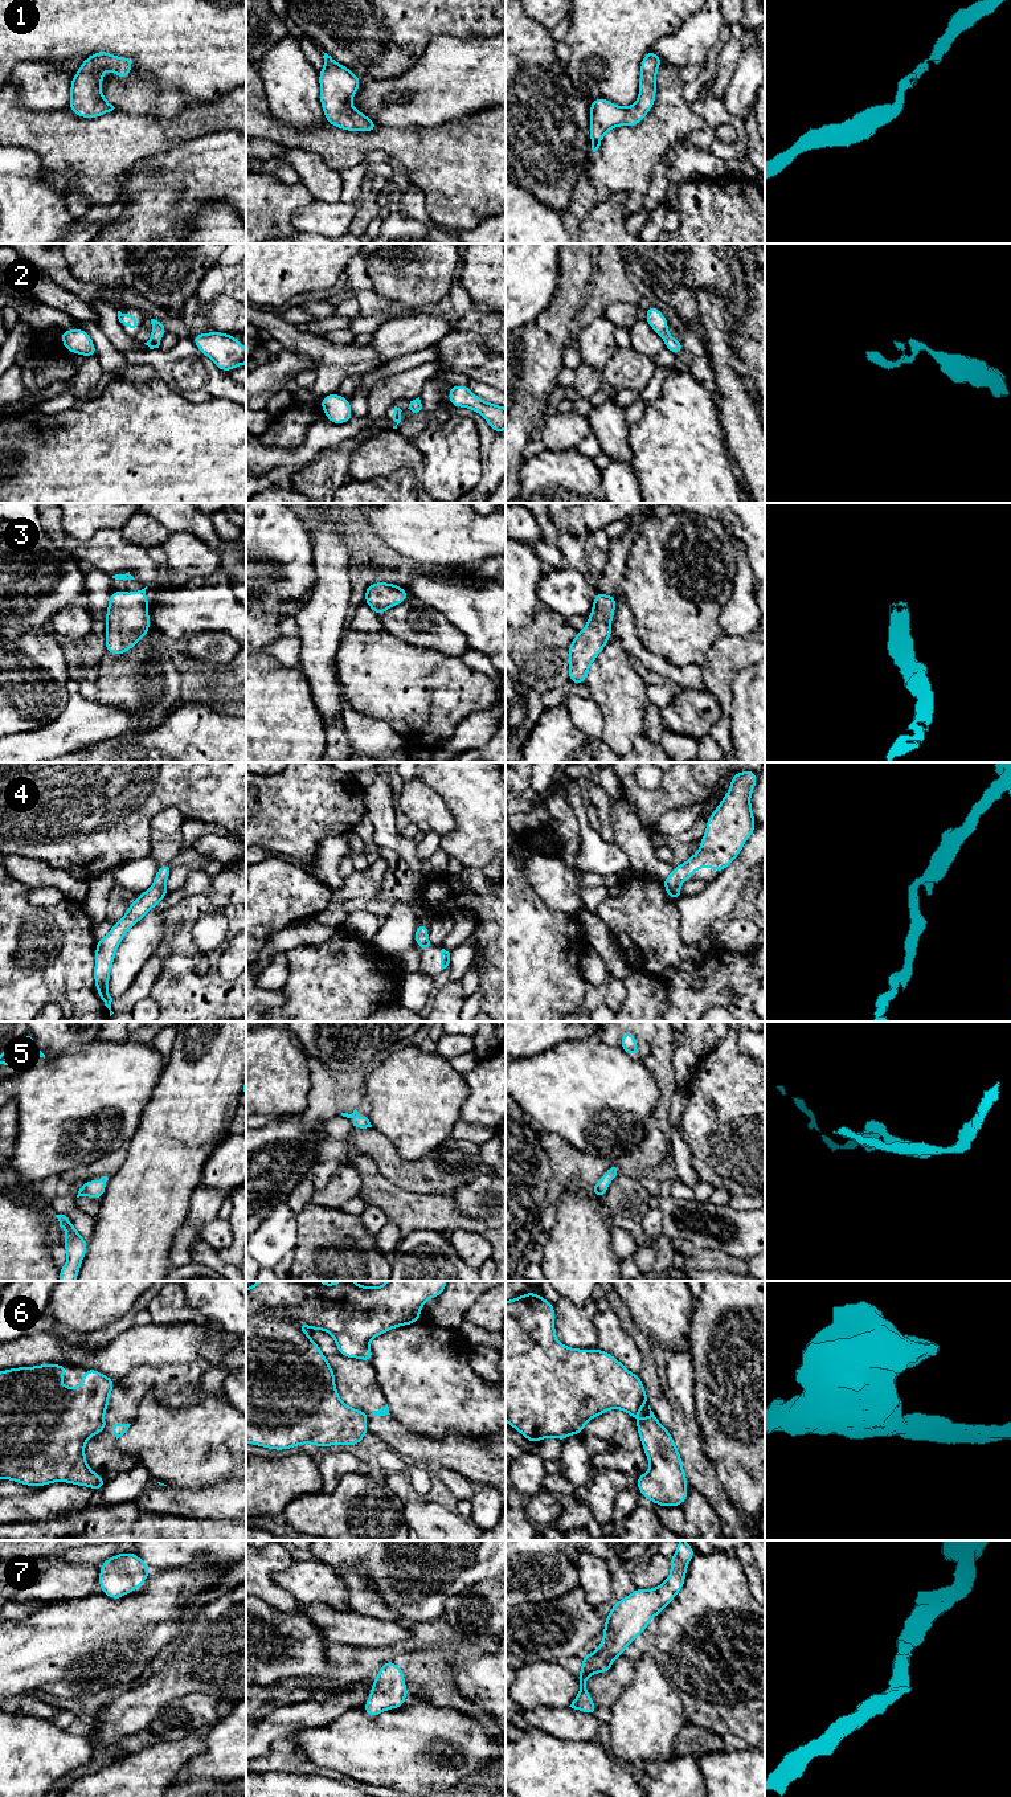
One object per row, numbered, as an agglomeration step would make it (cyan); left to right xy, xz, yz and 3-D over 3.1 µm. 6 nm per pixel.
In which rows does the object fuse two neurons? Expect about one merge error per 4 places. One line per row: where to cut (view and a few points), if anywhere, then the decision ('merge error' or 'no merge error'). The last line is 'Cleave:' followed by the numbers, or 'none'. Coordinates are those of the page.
1: cut none; no merge error
2: cut none; no merge error
3: cut none; no merge error
4: cut none; no merge error
5: cut none; no merge error
6: cut yz (633, 1416), (637, 1423); merge error
7: cut none; no merge error
Cleave: 6

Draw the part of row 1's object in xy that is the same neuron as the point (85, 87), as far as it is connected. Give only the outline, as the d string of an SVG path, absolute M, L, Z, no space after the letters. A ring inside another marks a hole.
M105 50L94 53L82 61L71 79L67 107L79 118L98 118L112 111L115 107L102 95L103 73L112 70L124 79L132 67L134 61L128 57L115 57Z

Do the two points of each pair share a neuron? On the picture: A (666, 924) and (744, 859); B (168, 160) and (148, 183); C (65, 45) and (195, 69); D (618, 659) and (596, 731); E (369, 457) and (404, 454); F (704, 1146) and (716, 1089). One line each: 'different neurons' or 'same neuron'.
A: different neurons
B: same neuron
C: same neuron
D: different neurons
E: same neuron
F: same neuron

